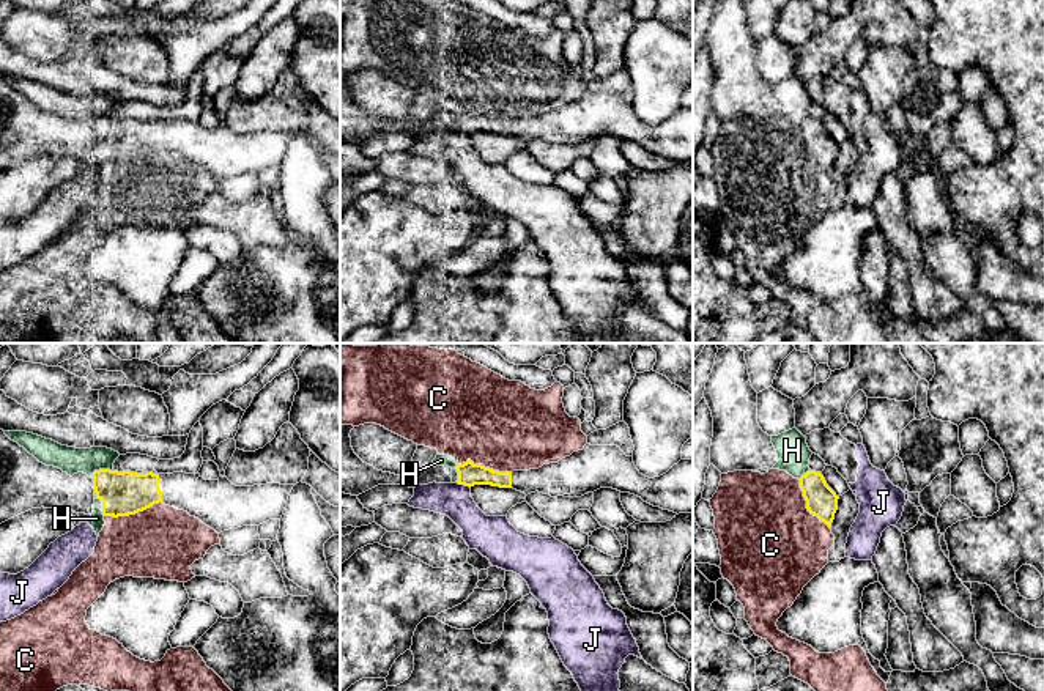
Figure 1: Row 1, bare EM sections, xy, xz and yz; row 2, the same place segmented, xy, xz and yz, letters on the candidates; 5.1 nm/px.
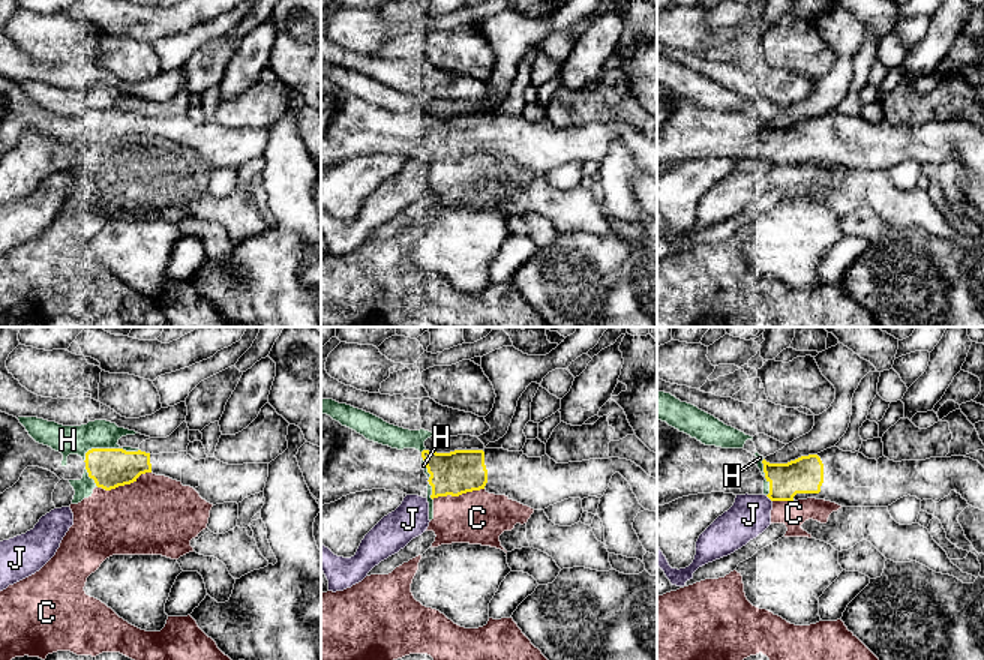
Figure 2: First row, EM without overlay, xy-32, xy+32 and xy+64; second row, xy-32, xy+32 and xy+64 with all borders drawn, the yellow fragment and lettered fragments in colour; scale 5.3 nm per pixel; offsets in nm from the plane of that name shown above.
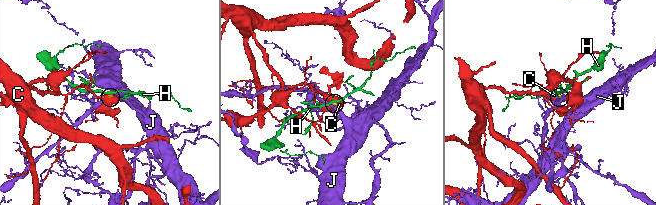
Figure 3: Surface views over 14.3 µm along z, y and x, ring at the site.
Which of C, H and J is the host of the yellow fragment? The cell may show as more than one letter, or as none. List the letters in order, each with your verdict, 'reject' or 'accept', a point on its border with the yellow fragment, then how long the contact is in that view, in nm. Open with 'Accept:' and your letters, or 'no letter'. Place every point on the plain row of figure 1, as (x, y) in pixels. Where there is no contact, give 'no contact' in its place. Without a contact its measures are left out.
Accept: no letter
C: reject; contact xy (133, 161); length 300 nm
H: reject; contact xy (103, 151); length 140 nm
J: reject; contact xz (463, 131); length 80 nm

